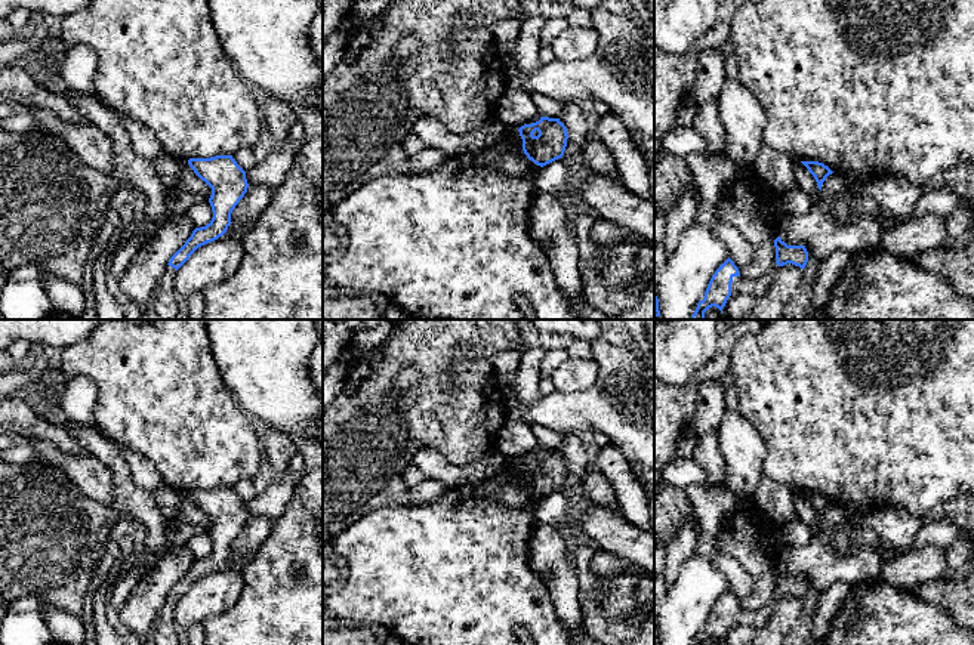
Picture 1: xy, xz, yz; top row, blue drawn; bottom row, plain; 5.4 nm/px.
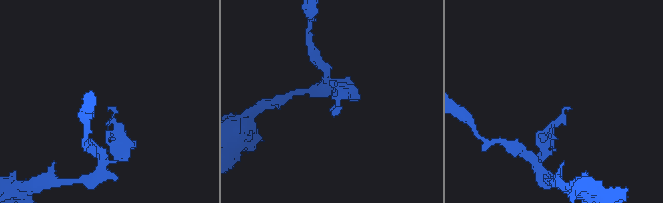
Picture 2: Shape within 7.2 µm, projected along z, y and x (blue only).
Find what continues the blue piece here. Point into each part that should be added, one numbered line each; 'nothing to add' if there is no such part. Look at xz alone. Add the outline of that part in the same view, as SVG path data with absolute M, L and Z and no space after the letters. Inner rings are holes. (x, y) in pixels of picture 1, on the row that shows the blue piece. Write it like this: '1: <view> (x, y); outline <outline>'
nothing to add

